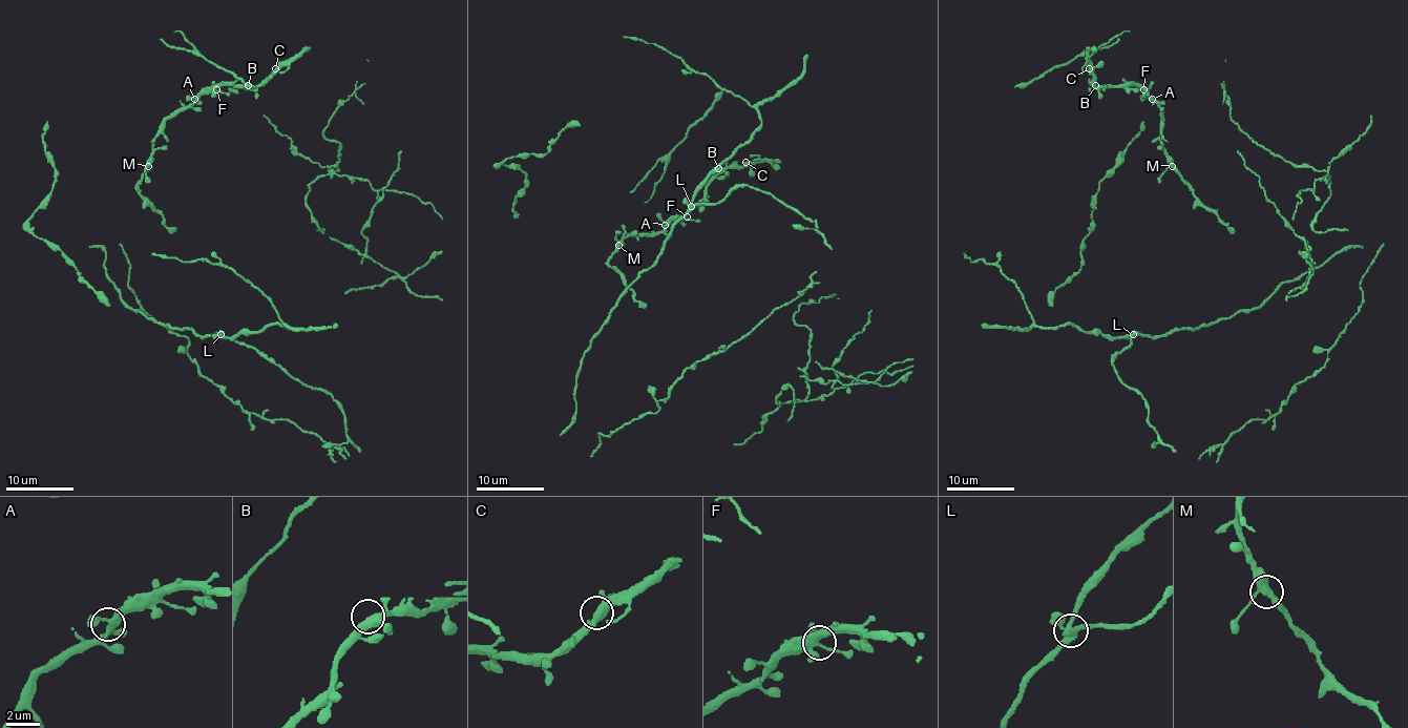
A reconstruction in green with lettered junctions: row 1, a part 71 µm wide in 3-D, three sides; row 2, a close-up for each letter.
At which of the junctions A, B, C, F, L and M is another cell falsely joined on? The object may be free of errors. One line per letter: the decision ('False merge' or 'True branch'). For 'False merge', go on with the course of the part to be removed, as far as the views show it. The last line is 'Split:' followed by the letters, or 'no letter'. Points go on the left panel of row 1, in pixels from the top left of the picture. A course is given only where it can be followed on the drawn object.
A: True branch
B: True branch
C: True branch
F: True branch
L: False merge
M: True branch
Split: L

